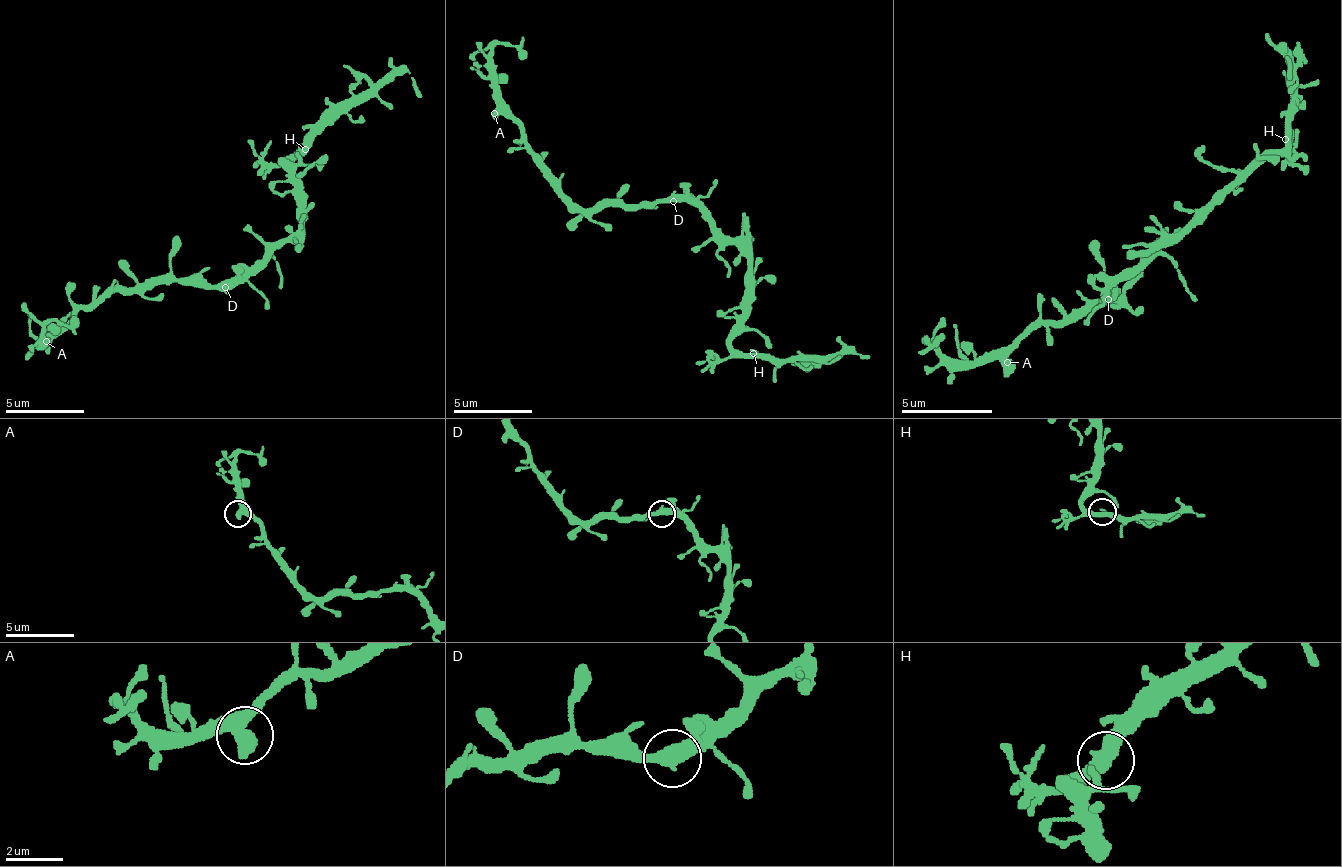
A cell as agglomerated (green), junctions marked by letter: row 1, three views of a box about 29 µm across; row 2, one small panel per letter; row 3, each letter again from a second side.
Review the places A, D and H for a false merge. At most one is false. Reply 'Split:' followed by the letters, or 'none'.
Split: none

